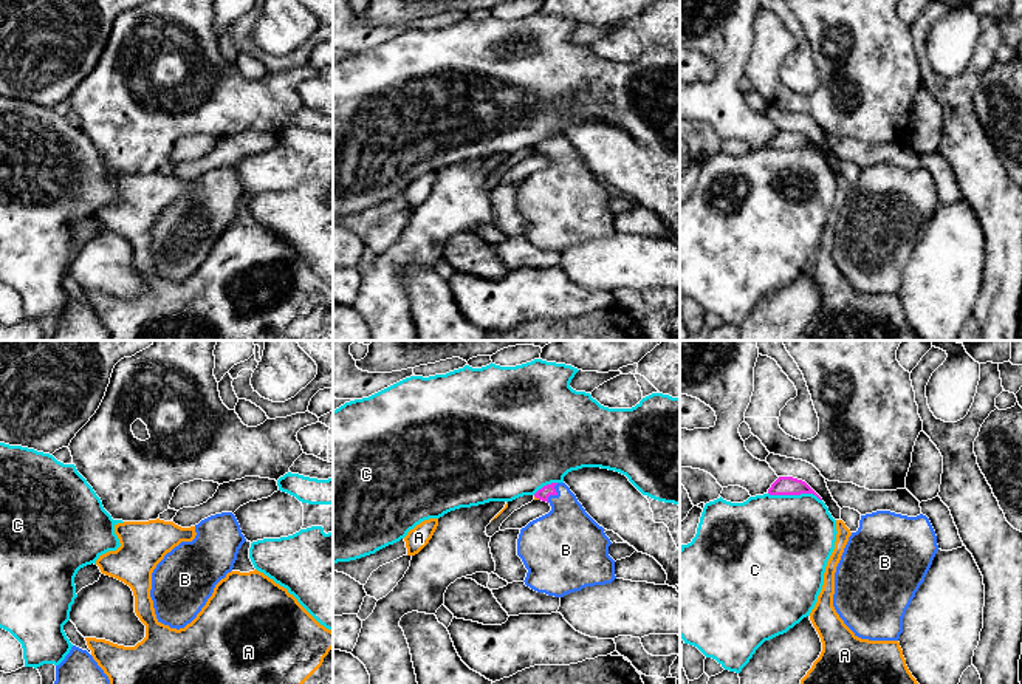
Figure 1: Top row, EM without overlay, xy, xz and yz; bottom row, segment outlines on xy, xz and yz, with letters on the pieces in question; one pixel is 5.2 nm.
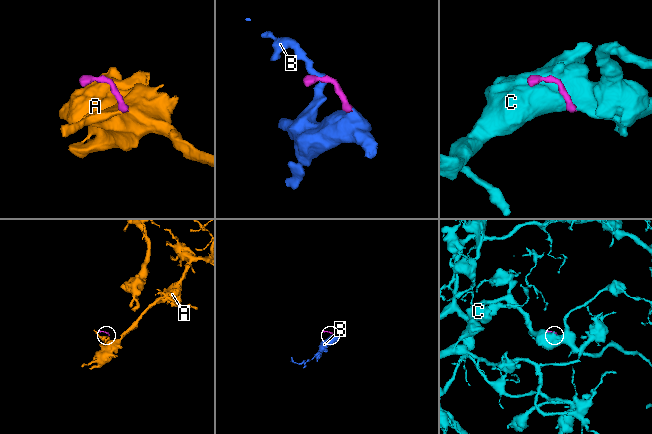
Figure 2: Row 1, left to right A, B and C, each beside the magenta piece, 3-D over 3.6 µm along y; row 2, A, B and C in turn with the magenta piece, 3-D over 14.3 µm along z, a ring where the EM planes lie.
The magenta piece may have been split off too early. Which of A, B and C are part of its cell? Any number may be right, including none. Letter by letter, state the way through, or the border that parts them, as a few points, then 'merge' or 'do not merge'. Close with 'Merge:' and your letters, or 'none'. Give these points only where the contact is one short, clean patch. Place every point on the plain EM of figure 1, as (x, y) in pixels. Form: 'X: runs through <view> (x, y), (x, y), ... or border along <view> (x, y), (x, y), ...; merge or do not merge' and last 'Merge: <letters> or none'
A: border along xz (535, 149), (539, 152); do not merge
B: runs through xz (542, 147), (555, 147), (567, 166), (567, 194); merge
C: do not merge
Merge: B

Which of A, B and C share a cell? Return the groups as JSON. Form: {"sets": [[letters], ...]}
{"sets": [["A"], ["B"], ["C"]]}

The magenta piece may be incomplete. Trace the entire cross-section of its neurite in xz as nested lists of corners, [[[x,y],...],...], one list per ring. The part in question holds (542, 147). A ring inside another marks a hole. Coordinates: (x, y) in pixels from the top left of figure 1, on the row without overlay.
[[[551,136],[534,147],[547,155],[551,164],[520,183],[517,192],[517,209],[528,223],[525,238],[537,246],[554,251],[581,245],[585,240],[612,237],[615,214],[609,209],[610,192],[578,155],[565,136]]]

